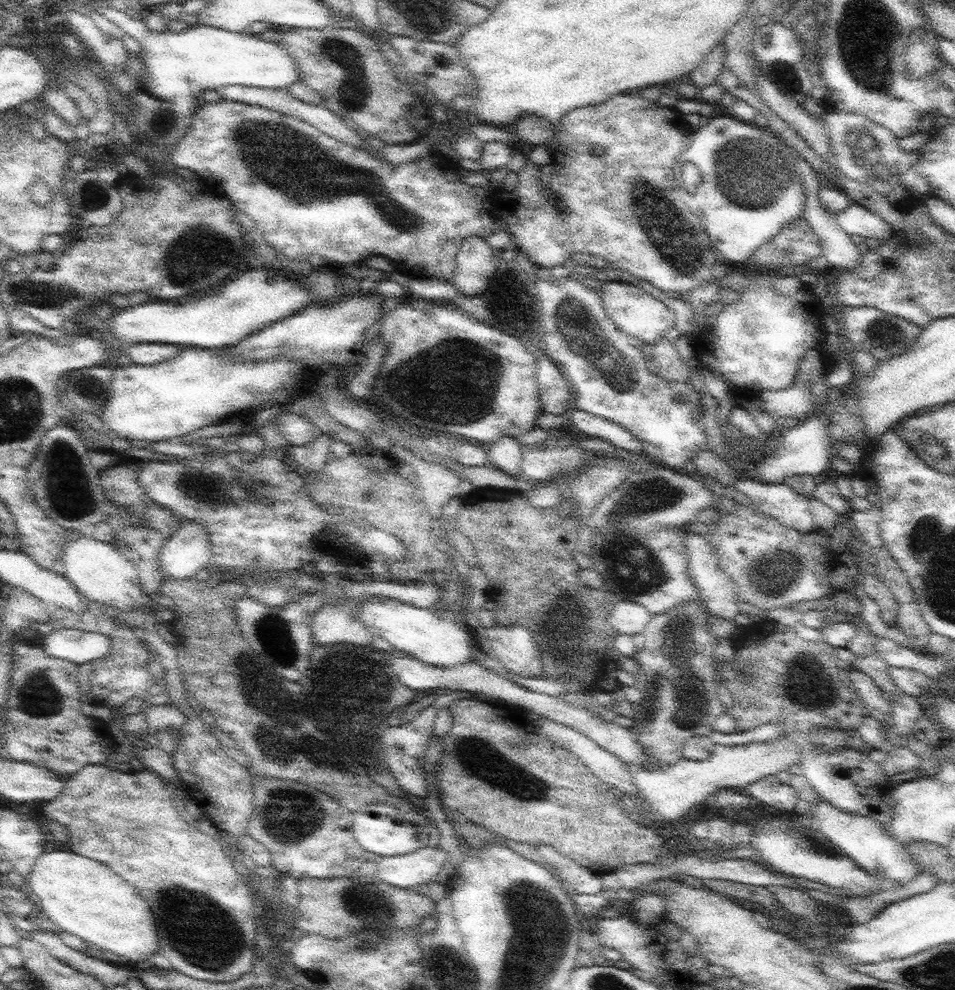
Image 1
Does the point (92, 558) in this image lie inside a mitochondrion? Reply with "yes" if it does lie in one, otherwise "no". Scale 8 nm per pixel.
no

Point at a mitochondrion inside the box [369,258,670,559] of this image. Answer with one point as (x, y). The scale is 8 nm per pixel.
(579, 325)

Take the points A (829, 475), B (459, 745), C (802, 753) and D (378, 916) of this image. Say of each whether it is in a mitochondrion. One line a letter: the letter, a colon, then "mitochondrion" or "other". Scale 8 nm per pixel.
A: other
B: mitochondrion
C: other
D: mitochondrion

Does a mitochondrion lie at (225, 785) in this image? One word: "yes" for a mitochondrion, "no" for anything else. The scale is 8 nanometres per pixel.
no

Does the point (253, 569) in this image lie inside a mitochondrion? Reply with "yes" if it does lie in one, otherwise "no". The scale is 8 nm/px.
no

